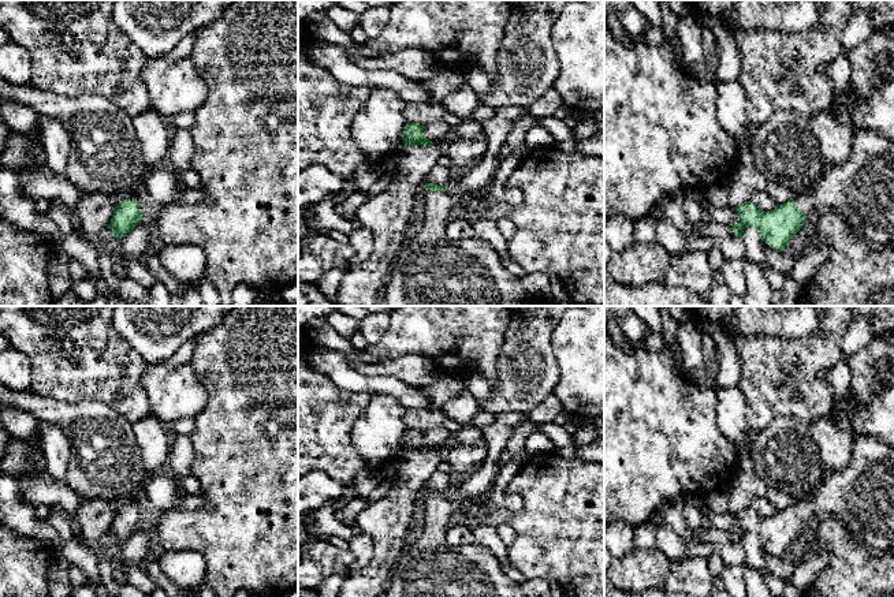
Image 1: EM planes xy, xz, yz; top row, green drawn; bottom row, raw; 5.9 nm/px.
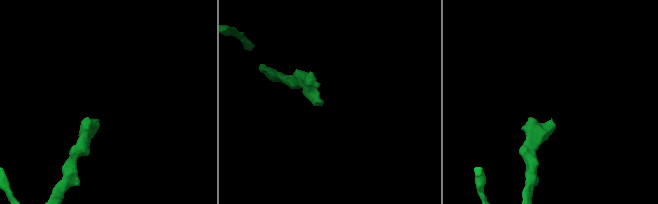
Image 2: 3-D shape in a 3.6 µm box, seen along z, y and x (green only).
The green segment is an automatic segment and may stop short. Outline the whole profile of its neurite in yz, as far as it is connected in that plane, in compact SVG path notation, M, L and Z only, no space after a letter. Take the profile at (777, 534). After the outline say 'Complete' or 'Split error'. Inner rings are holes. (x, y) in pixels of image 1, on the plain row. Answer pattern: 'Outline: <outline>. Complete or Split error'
Outline: M871 434L856 437L849 463L842 470L828 470L807 499L793 501L770 518L757 515L750 507L741 508L734 514L740 526L731 534L735 544L741 544L745 533L755 533L761 546L782 557L800 537L807 522L816 522L827 515L838 518L868 551L894 553L894 447Z. Split error

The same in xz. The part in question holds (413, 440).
Outline: M406 429L402 445L405 452L413 452L413 451L422 451L422 452L432 452L433 448L431 448L425 443L425 433L418 429Z. Complete

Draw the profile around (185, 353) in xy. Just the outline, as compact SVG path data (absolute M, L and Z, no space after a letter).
M194 339L182 344L180 348L175 352L175 355L167 361L167 365L180 366L186 362L190 362L193 352L194 352Z

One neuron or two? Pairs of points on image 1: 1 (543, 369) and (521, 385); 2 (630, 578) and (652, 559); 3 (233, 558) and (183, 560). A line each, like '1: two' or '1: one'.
1: one
2: one
3: two

